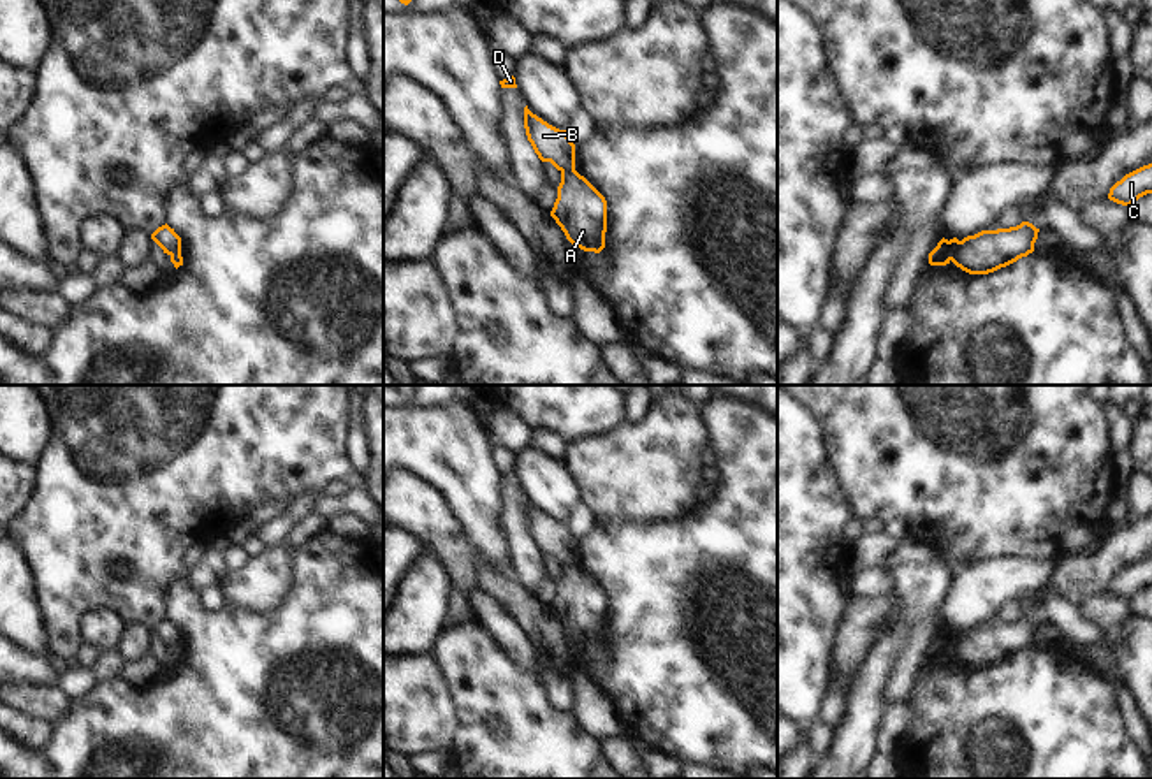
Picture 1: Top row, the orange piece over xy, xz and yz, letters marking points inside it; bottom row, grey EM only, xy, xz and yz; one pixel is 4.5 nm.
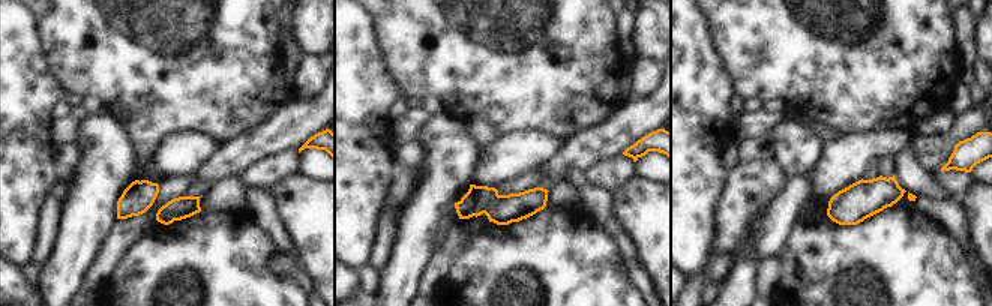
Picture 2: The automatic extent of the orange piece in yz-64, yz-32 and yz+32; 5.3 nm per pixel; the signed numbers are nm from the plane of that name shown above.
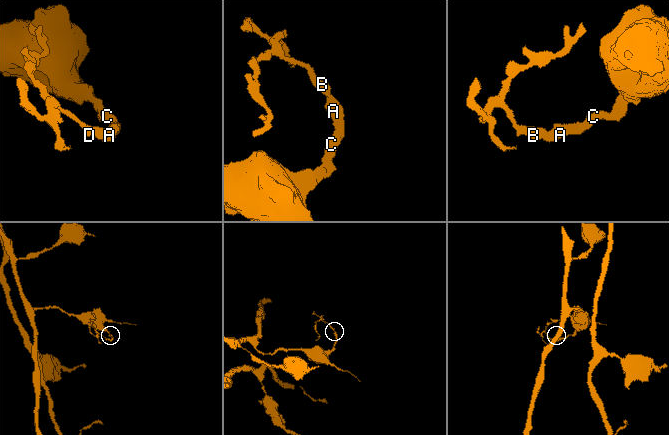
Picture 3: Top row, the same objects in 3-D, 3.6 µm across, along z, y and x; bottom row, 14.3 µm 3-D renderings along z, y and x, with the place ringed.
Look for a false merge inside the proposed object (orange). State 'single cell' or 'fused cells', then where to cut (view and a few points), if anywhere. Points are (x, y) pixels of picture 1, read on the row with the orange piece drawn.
fused cells; cut in yz along (961, 241), (950, 259)

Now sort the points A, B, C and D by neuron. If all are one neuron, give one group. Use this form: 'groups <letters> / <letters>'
groups A C / B D

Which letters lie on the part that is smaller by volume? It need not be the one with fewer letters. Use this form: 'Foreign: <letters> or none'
Foreign: B, D

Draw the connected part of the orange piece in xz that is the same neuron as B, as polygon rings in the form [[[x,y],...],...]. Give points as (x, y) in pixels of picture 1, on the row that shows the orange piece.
[[[524,107],[524,128],[528,141],[542,162],[550,162],[558,171],[575,169],[575,144],[566,130],[559,130]]]

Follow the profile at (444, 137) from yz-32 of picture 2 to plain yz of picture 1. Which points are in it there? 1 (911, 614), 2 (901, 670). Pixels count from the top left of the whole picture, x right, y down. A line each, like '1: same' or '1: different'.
1: same
2: different

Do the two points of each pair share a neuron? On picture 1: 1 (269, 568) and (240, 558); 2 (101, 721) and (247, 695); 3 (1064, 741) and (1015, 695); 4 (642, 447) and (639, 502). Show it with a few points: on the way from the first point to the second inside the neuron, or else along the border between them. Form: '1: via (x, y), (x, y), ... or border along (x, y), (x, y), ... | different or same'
1: border along (248, 558), (227, 574) | different
2: via (138, 721), (167, 695), (210, 695) | same
3: via (1052, 732), (1028, 707) | same
4: via (642, 461), (639, 487) | same

